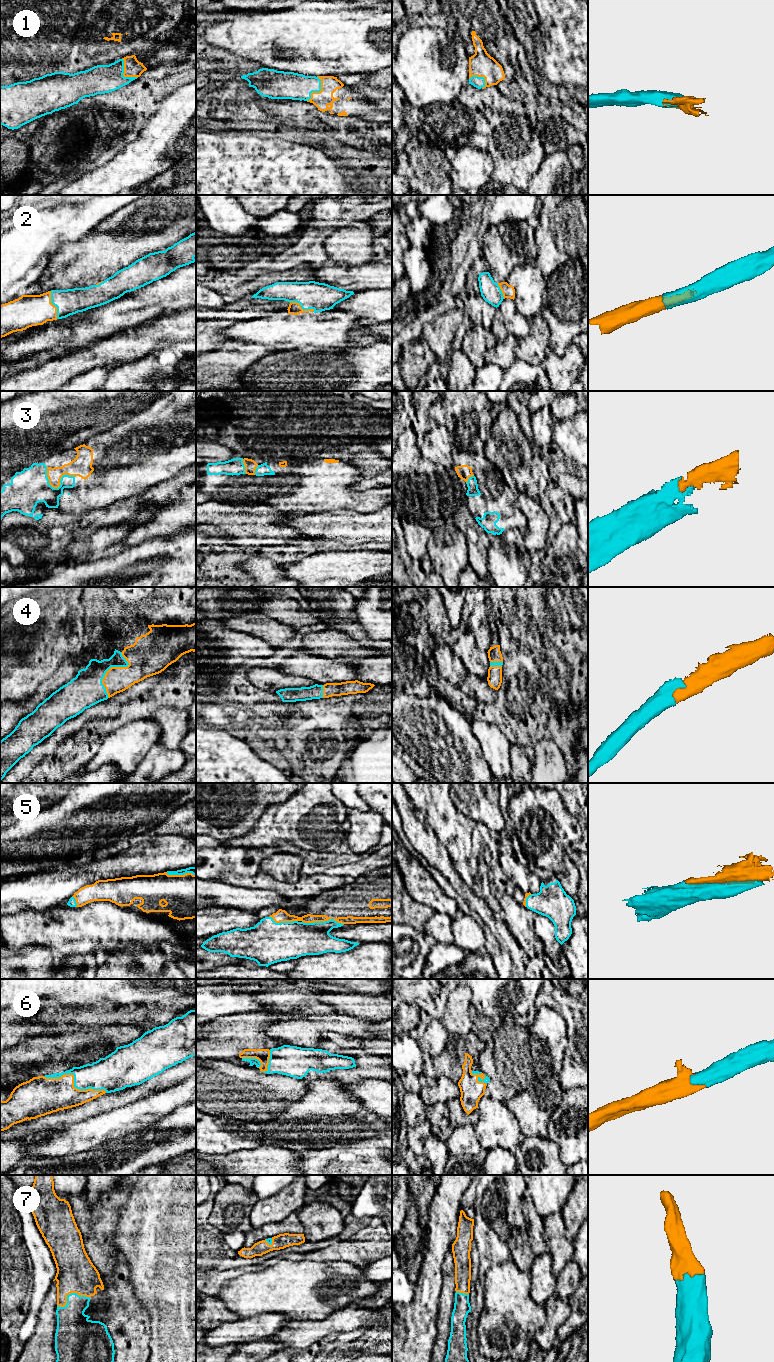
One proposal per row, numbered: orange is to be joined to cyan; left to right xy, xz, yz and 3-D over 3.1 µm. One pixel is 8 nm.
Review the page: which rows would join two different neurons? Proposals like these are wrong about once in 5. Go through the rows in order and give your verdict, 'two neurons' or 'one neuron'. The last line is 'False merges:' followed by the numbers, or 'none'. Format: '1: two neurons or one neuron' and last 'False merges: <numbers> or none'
1: one neuron
2: one neuron
3: one neuron
4: one neuron
5: one neuron
6: one neuron
7: one neuron
False merges: none

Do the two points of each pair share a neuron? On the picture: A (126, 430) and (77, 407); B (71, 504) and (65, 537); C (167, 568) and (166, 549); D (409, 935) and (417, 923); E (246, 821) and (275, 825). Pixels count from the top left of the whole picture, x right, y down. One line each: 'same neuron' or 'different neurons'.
A: different neurons
B: different neurons
C: same neuron
D: different neurons
E: different neurons

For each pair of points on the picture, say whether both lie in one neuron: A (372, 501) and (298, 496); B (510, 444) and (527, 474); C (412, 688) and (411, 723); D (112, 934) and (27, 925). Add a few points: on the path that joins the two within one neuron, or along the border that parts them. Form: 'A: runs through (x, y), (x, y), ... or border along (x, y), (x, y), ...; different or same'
A: runs through (354, 500), (342, 496), (316, 496); same
B: runs through (510, 451), (515, 462), (520, 467); same
C: border along (404, 692), (410, 696), (425, 697), (432, 695); different
D: runs through (91, 930), (48, 929); same

